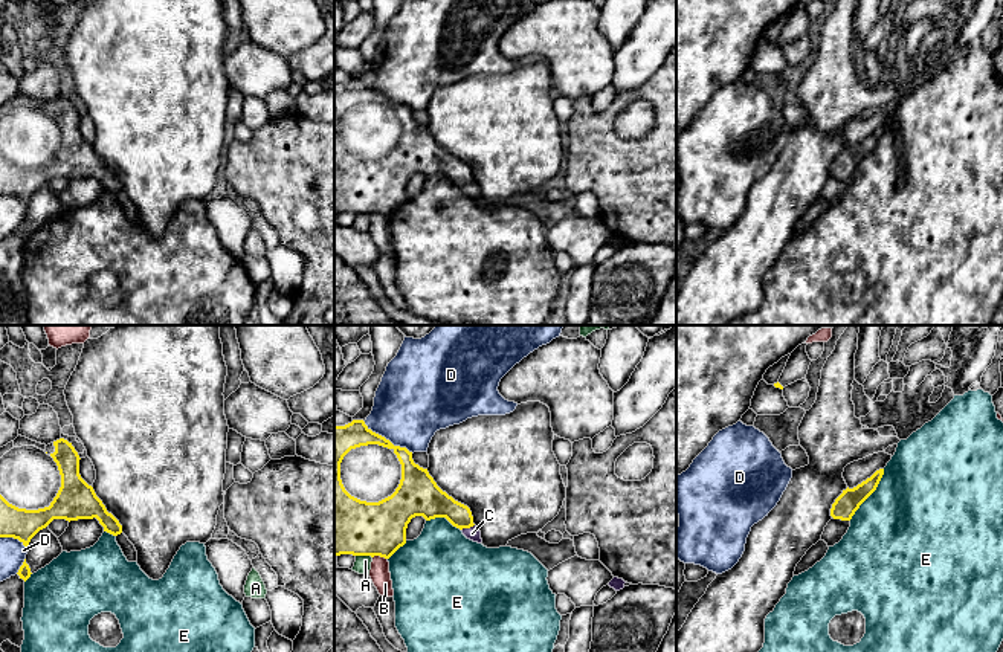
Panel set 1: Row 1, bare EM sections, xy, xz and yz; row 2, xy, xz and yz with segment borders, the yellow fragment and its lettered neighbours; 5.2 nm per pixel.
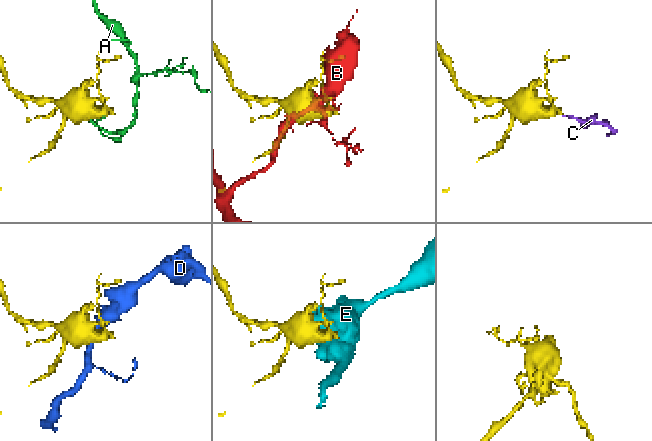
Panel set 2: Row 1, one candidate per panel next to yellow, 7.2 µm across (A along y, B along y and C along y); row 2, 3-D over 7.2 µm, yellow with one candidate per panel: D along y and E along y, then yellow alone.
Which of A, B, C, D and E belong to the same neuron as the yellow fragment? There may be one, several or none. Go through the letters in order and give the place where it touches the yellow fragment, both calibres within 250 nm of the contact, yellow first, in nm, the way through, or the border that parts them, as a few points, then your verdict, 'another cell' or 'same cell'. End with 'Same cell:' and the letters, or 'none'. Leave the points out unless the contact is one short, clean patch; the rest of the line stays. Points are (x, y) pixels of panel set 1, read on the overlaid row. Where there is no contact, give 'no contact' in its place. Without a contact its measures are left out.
A: xz (364, 555) | 340/90 nm | along xz (356, 555), (368, 555), (371, 558) | another cell
B: xz (380, 556) | 300/110 nm | another cell
C: xz (467, 527) | 180/70 nm | across xz (429, 501), (448, 507), (467, 527), (472, 533) | same cell
D: xz (388, 440) | 150/400 nm | another cell
E: yz (870, 493) | 120/500 nm | another cell
Same cell: C

